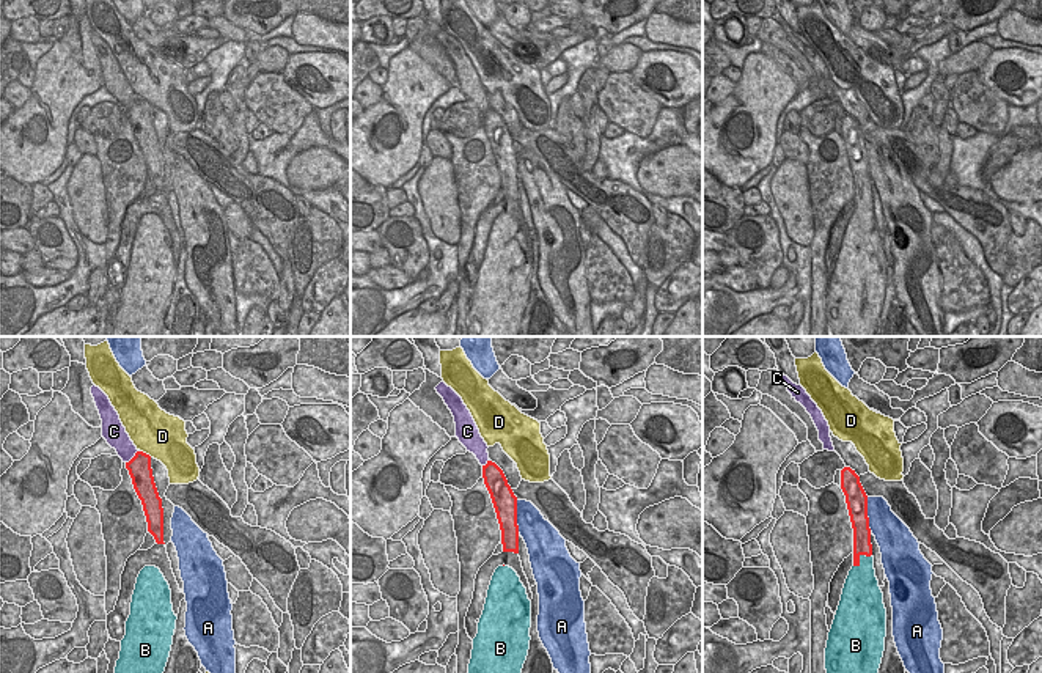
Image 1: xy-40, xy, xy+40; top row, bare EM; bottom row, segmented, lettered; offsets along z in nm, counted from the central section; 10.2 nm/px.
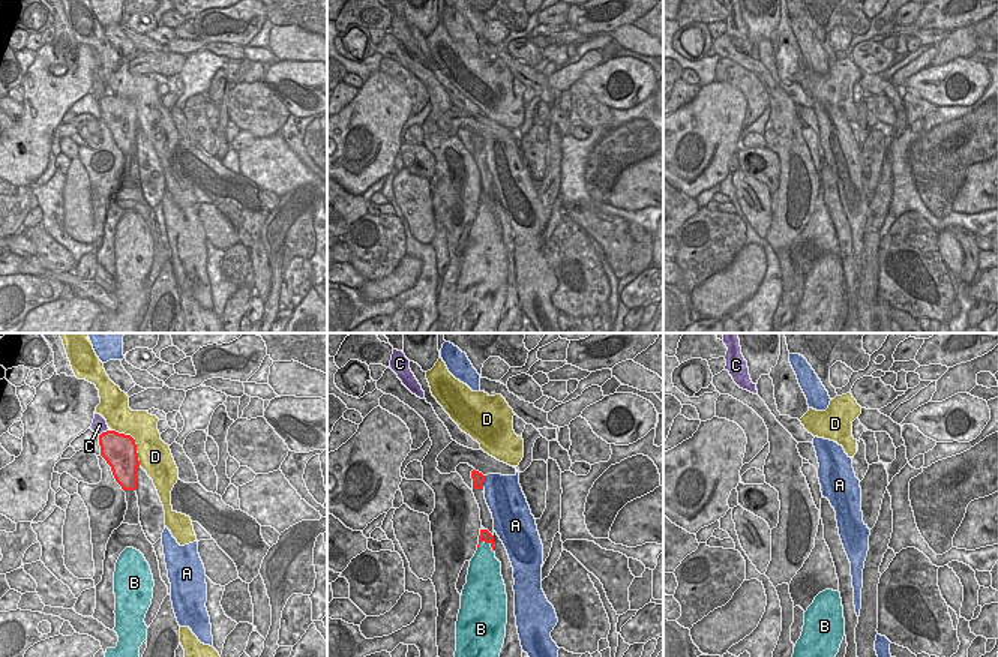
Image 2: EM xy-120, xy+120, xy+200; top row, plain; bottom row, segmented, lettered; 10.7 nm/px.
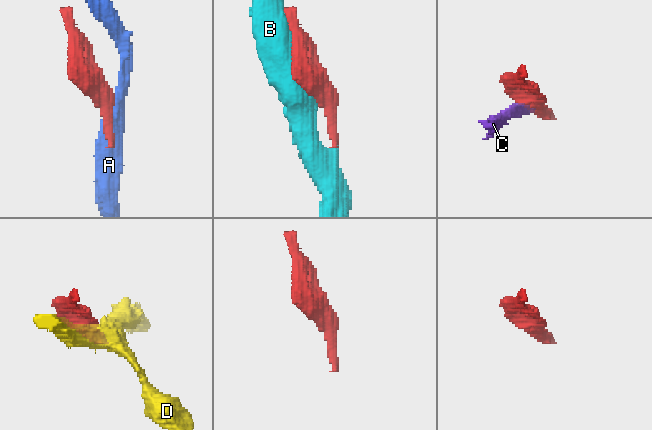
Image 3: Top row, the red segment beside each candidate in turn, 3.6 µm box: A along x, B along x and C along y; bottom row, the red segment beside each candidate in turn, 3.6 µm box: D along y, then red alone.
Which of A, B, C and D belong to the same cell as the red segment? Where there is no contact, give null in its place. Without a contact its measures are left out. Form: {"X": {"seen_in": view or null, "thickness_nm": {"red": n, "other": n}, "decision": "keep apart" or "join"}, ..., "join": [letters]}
{"A": {"seen_in": "xy+40", "thickness_nm": {"red": 220, "other": 320}, "decision": "keep apart"}, "B": {"seen_in": "xy+40", "thickness_nm": {"red": 190, "other": 300}, "decision": "join"}, "C": {"seen_in": "xy-40", "thickness_nm": {"red": 240, "other": 220}, "decision": "keep apart"}, "D": {"seen_in": "xy-40", "thickness_nm": {"red": 240, "other": 480}, "decision": "keep apart"}, "join": ["B"]}

